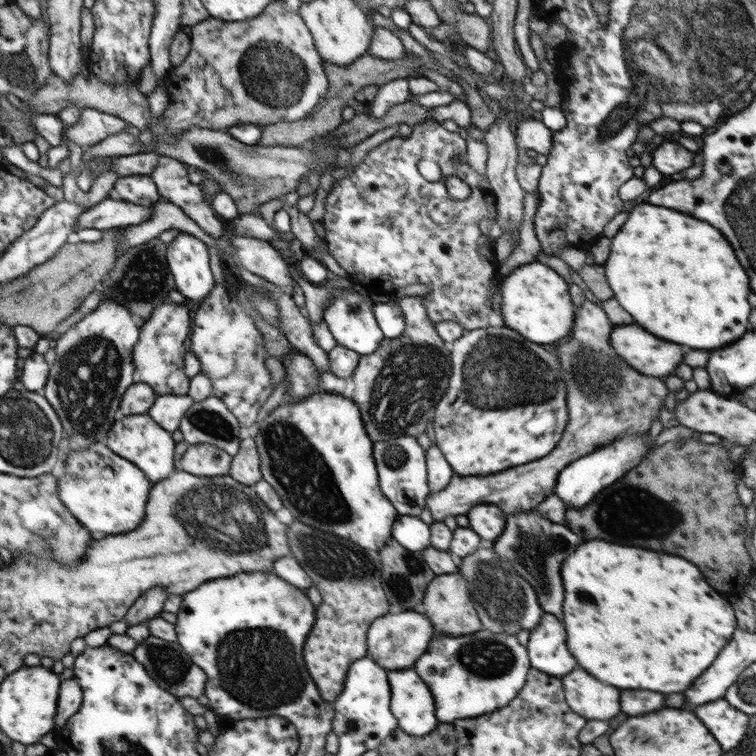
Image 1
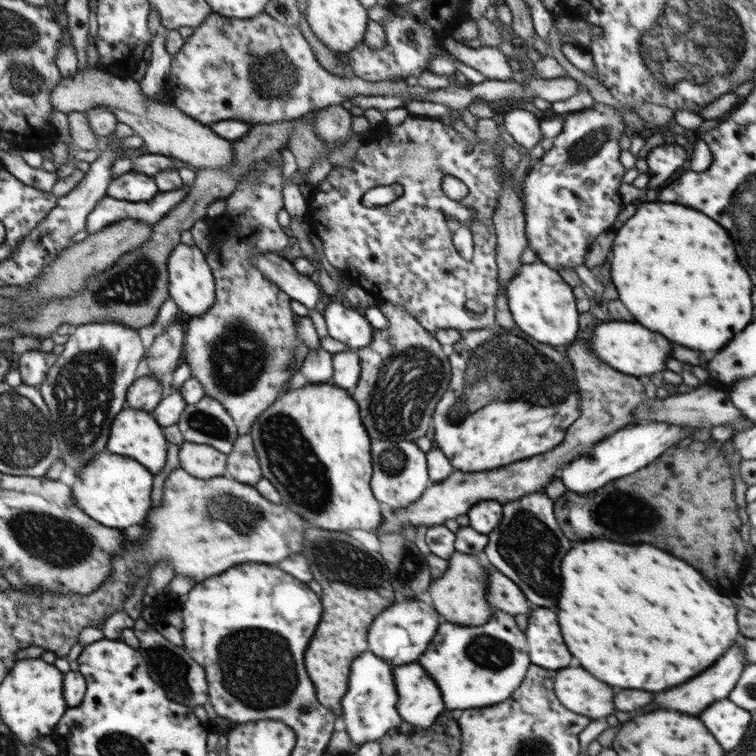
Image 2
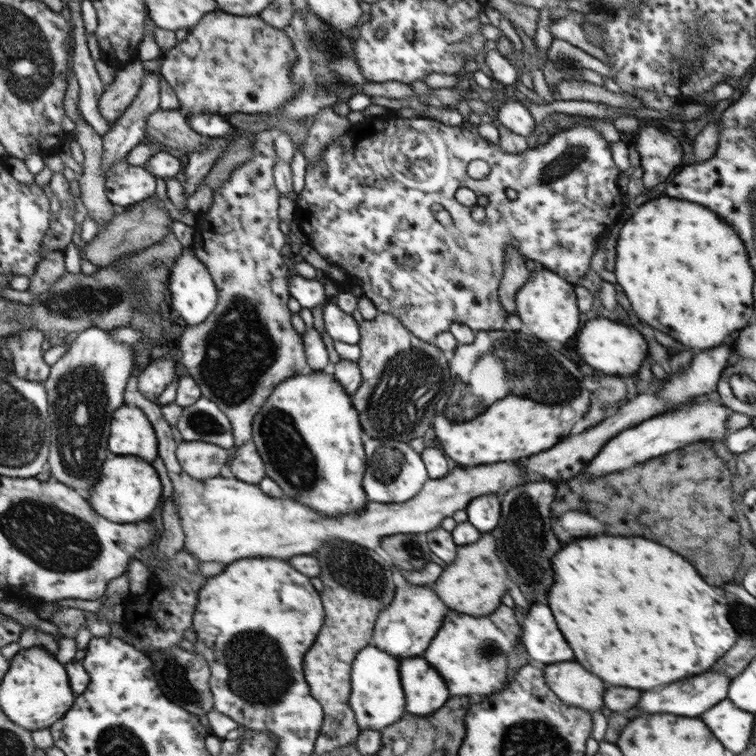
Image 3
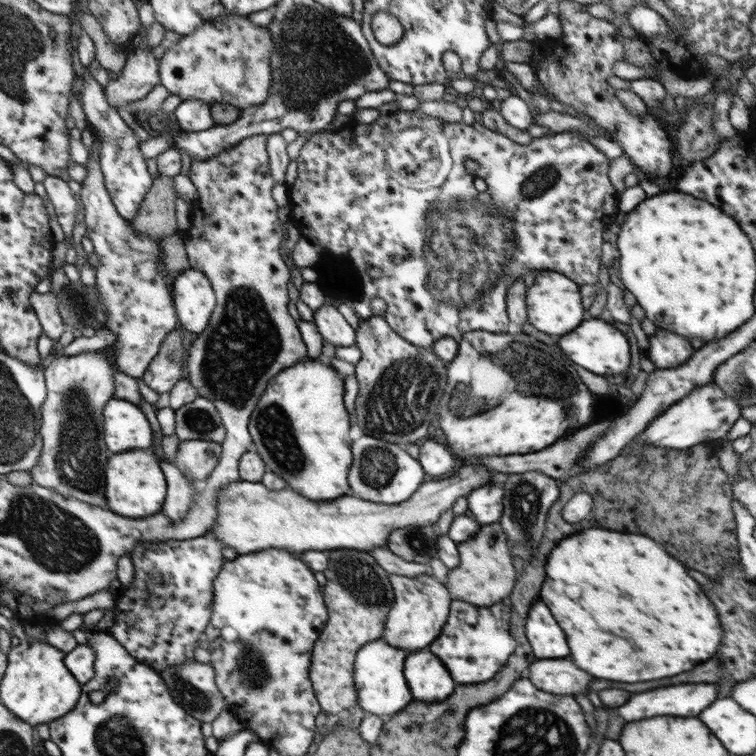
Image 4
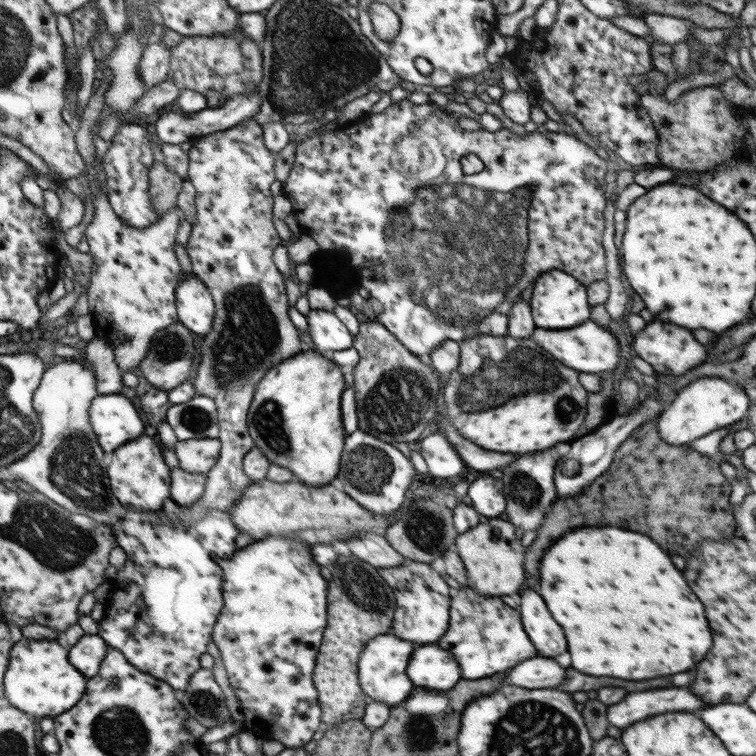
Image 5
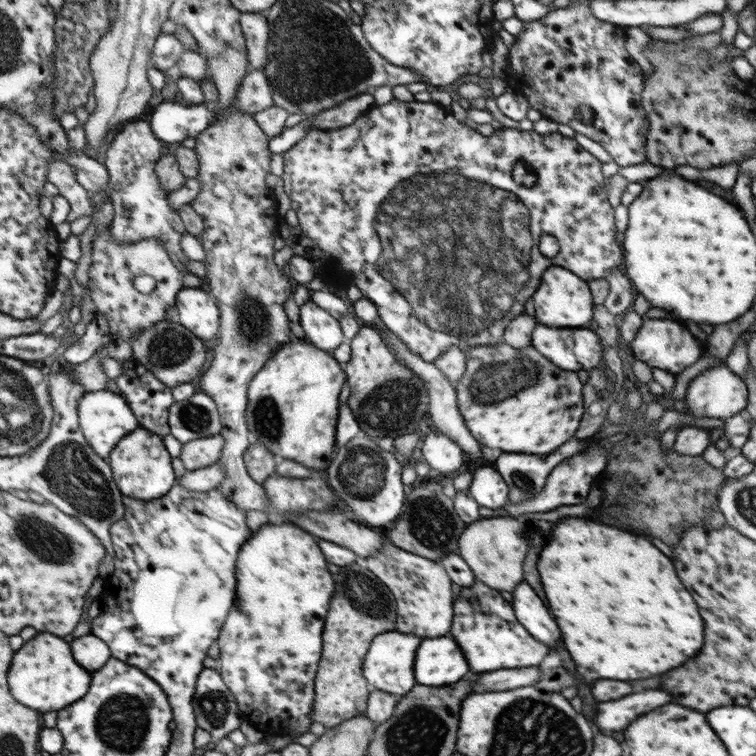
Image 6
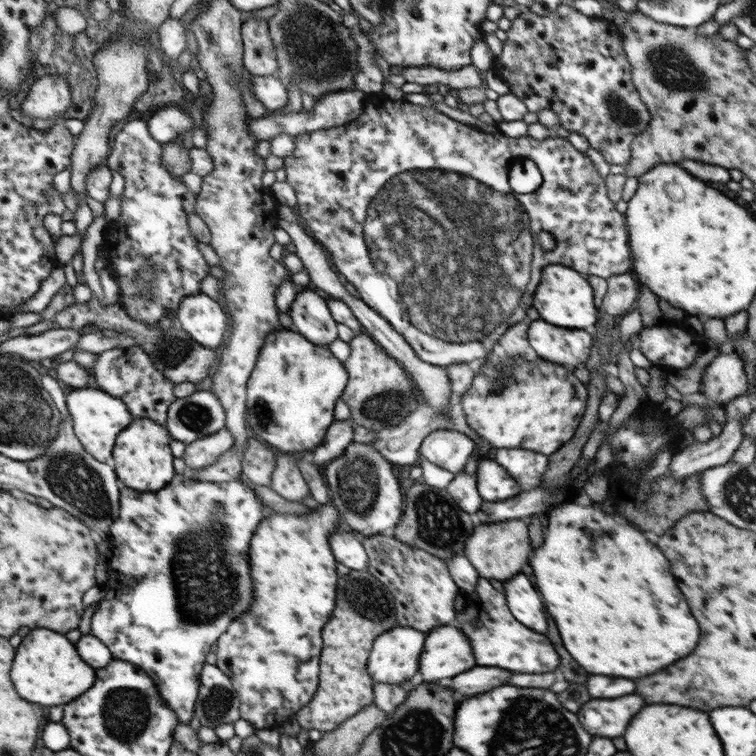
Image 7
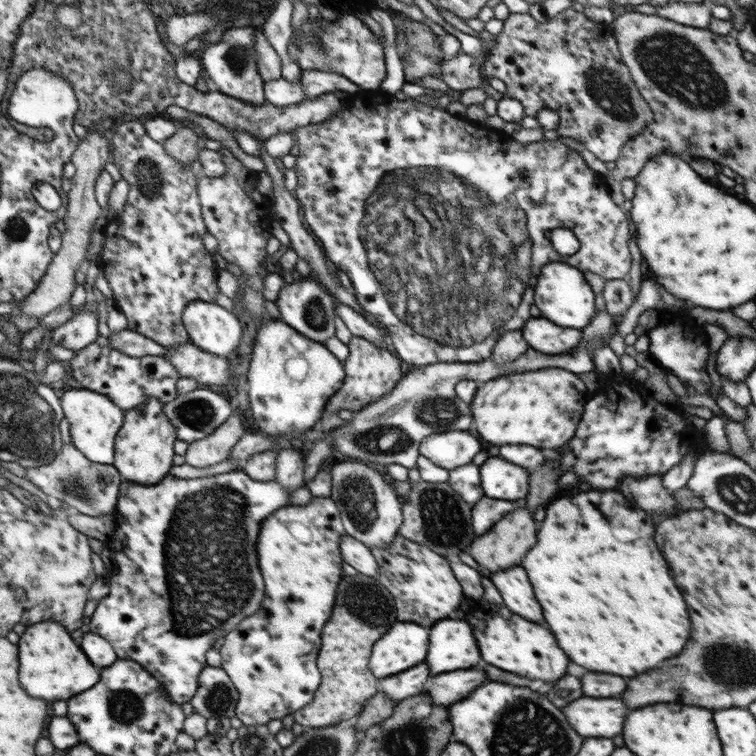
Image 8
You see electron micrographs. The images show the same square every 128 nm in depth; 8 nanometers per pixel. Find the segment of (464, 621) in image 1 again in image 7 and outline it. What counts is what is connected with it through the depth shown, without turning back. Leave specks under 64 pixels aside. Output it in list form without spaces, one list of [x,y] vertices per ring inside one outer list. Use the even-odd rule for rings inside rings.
[[[512,519],[504,522],[475,525],[470,538],[464,544],[464,556],[474,565],[481,578],[508,581],[512,576],[525,572],[528,556],[532,552],[528,536],[528,519]]]

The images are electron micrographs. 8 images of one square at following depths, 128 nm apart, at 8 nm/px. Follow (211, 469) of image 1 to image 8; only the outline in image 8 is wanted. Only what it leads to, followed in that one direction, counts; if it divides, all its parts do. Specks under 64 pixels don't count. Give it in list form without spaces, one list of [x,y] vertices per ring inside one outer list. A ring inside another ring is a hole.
[[[233,414],[220,424],[210,436],[189,442],[185,463],[194,468],[208,468],[228,459],[230,450],[240,440],[245,431],[237,414]]]

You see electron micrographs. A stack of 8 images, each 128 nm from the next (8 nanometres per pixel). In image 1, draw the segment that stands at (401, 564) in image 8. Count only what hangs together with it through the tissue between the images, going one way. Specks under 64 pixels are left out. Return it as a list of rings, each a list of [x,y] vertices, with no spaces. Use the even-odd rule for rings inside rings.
[[[419,609],[406,610],[398,614],[386,614],[386,616],[374,619],[372,626],[368,628],[367,654],[384,670],[410,669],[426,652],[434,636],[432,621]]]

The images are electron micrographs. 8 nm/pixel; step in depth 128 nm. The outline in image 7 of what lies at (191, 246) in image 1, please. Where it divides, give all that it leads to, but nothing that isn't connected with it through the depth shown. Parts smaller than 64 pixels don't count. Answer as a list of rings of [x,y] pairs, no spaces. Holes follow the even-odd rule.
[[[203,292],[182,300],[177,320],[198,344],[206,348],[222,346],[230,332],[230,319],[224,309]]]

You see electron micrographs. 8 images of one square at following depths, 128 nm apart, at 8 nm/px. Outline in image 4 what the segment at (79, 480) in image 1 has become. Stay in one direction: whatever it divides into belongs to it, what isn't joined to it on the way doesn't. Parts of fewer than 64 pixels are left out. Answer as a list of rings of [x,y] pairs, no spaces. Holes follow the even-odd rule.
[[[140,448],[130,449],[124,452],[113,453],[107,462],[106,467],[106,492],[108,492],[108,504],[118,515],[129,519],[139,519],[150,516],[150,514],[160,513],[162,502],[166,496],[166,480],[160,470],[160,465],[156,456],[148,450]]]

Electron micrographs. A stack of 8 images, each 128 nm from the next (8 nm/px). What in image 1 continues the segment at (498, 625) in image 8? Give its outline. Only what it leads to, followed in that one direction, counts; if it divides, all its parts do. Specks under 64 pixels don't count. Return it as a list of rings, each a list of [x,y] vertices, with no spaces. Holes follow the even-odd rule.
[[[481,628],[474,634],[460,637],[435,635],[426,652],[413,664],[413,669],[432,691],[432,698],[436,701],[438,722],[450,723],[490,713],[511,704],[511,700],[516,698],[527,680],[530,664],[527,647],[518,642],[516,635],[497,634]]]

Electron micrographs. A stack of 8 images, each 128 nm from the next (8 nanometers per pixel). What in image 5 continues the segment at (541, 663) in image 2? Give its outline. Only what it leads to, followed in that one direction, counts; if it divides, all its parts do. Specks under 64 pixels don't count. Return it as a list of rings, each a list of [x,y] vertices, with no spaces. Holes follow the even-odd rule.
[[[521,589],[518,593],[518,610],[524,630],[532,644],[544,656],[556,656],[566,652],[564,630],[550,616],[546,602],[534,590]]]

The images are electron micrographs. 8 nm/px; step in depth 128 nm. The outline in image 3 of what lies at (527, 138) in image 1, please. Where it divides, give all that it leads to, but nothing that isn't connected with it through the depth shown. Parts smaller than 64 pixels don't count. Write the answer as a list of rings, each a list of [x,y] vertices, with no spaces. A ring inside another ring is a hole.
[[[500,101],[492,110],[499,122],[511,132],[527,138],[534,131],[533,117],[520,101]]]

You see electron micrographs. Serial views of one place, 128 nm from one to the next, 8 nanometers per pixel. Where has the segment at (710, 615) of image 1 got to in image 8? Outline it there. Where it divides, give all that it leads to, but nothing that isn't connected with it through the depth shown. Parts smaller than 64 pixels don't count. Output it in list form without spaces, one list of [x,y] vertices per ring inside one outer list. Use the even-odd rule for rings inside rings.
[[[619,491],[578,492],[578,496],[572,496],[576,492],[564,494],[566,496],[556,498],[546,508],[544,521],[538,525],[538,542],[522,560],[534,594],[542,606],[544,620],[554,632],[558,646],[568,654],[572,662],[584,666],[586,670],[606,674],[614,672],[620,676],[636,676],[678,654],[688,640],[690,620],[686,602],[676,588],[670,568],[654,542],[656,524],[652,522],[653,515],[634,507],[624,508],[622,530],[620,500],[623,494]]]

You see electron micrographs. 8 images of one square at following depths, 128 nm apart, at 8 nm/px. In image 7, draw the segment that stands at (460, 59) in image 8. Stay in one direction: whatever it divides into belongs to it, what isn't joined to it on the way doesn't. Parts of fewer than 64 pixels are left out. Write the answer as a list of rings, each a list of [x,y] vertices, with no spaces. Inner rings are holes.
[[[470,65],[458,67],[456,70],[444,70],[436,67],[402,67],[393,68],[394,71],[404,76],[406,82],[416,82],[416,84],[444,84],[450,88],[482,88],[487,100],[496,101],[499,95],[490,88],[486,88],[482,83],[483,72]]]

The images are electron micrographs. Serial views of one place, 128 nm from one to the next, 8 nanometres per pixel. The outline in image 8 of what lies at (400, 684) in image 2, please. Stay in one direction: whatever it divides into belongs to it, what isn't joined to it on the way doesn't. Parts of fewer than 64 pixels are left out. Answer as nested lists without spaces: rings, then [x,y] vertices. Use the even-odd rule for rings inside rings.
[[[440,620],[429,632],[430,646],[425,660],[432,675],[476,666],[480,650],[472,626],[464,620]]]

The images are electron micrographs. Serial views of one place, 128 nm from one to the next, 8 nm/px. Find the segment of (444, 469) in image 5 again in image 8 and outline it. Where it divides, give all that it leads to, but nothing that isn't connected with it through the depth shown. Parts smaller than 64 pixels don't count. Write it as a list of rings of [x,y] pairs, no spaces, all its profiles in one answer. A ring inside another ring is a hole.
[[[464,430],[432,433],[423,438],[419,446],[420,455],[449,471],[472,463],[480,450],[482,442]]]

